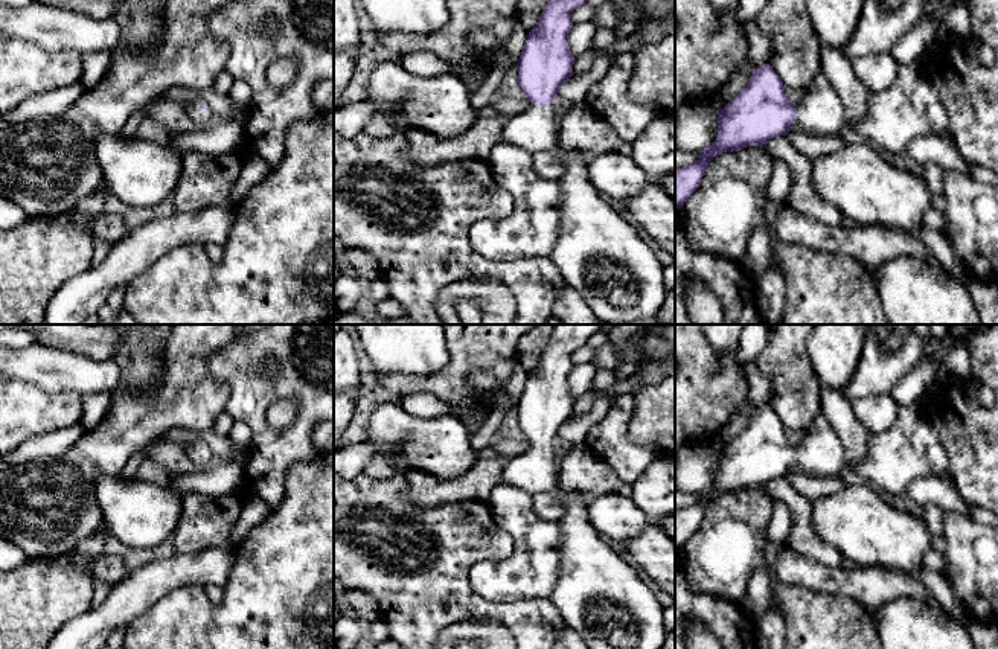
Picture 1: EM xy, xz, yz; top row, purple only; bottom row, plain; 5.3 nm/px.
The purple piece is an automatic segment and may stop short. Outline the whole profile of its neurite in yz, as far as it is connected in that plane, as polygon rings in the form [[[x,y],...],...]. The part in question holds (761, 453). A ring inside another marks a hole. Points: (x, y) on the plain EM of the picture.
[[[757,407],[751,413],[748,427],[718,454],[718,478],[705,491],[699,492],[699,501],[675,510],[675,550],[681,550],[692,535],[699,529],[709,504],[727,492],[742,492],[747,488],[763,488],[777,477],[786,477],[792,463],[798,463],[801,471],[818,477],[838,475],[844,466],[844,446],[836,430],[820,413],[811,428],[794,445],[785,434],[785,427],[776,411]]]

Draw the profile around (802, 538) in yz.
[[[777,477],[763,486],[771,501],[782,501],[791,512],[791,532],[786,545],[806,559],[827,567],[841,567],[843,556],[823,541],[812,527],[812,503],[800,495],[786,477]]]

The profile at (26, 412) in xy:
[[[0,379],[0,457],[32,437],[78,425],[81,416],[76,393],[47,393],[20,379]]]

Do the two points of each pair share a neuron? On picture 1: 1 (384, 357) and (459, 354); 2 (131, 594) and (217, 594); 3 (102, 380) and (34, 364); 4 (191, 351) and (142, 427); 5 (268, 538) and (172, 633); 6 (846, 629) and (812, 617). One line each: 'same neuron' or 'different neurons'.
1: different neurons
2: different neurons
3: same neuron
4: same neuron
5: same neuron
6: same neuron

